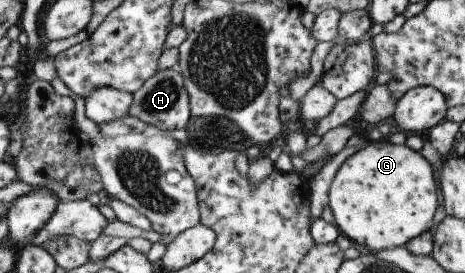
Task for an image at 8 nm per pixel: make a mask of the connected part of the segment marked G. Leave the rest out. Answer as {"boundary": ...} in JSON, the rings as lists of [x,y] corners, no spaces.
{"boundary":[[[369,141],[355,153],[347,157],[338,167],[327,191],[327,206],[330,208],[333,223],[340,234],[351,244],[372,254],[403,246],[408,240],[425,232],[431,226],[436,211],[434,194],[434,173],[430,164],[404,144],[395,145],[384,141]]]}

